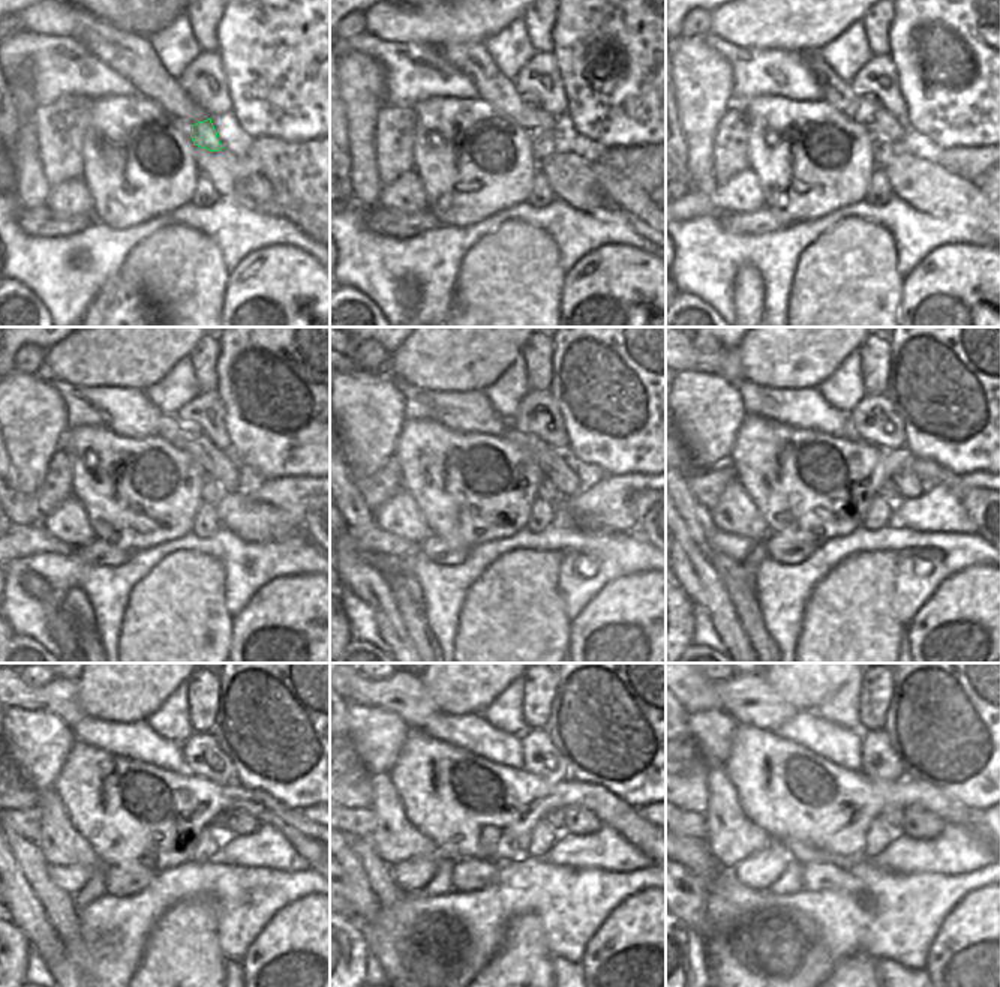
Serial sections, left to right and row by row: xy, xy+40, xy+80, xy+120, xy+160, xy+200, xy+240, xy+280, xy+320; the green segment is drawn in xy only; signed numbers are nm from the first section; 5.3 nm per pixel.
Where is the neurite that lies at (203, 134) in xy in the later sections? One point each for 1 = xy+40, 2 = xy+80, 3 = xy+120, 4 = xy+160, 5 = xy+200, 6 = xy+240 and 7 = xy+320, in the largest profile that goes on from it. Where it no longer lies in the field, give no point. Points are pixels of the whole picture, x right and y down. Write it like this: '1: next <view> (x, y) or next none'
1: next xy+40 (543, 146)
2: next xy+80 (882, 152)
3: next xy+120 (212, 492)
4: next xy+160 (547, 492)
5: next xy+200 (888, 491)
6: next xy+240 (218, 825)
7: next xy+320 (892, 818)

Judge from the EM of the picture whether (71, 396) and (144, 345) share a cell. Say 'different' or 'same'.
different

